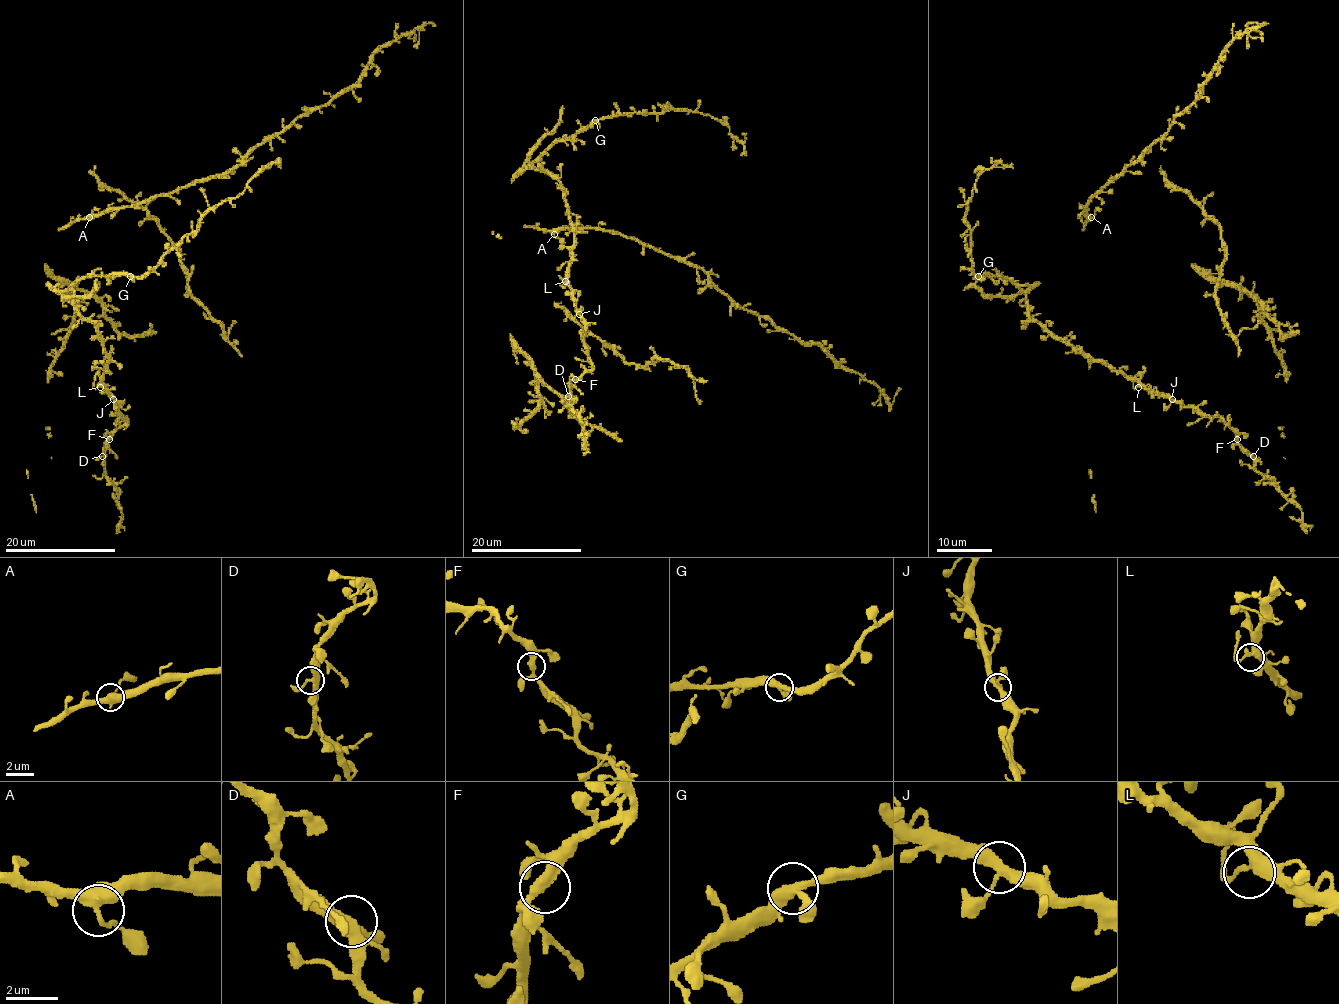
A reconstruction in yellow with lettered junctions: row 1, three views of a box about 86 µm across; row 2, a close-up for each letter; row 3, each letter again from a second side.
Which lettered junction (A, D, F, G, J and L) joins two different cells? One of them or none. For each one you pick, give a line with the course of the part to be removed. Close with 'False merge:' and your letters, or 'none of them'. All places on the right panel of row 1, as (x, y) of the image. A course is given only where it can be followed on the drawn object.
False merge: none of them

